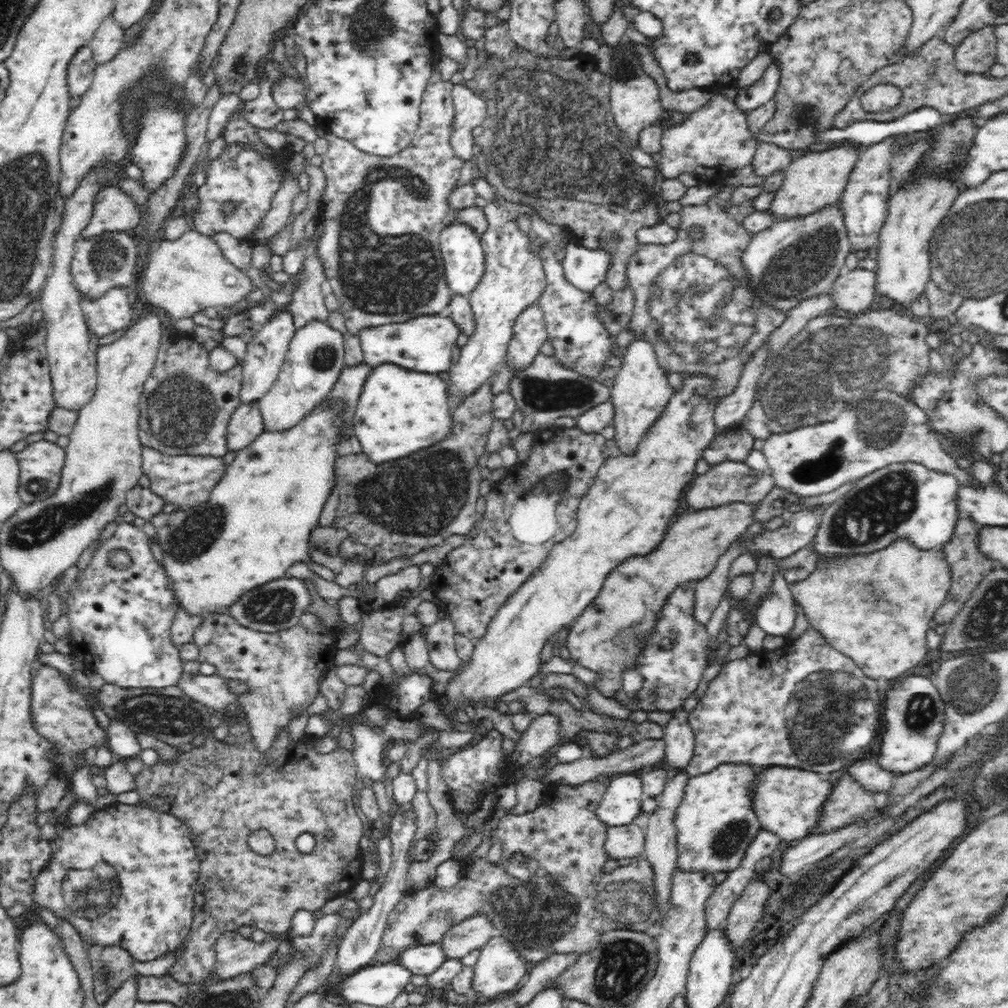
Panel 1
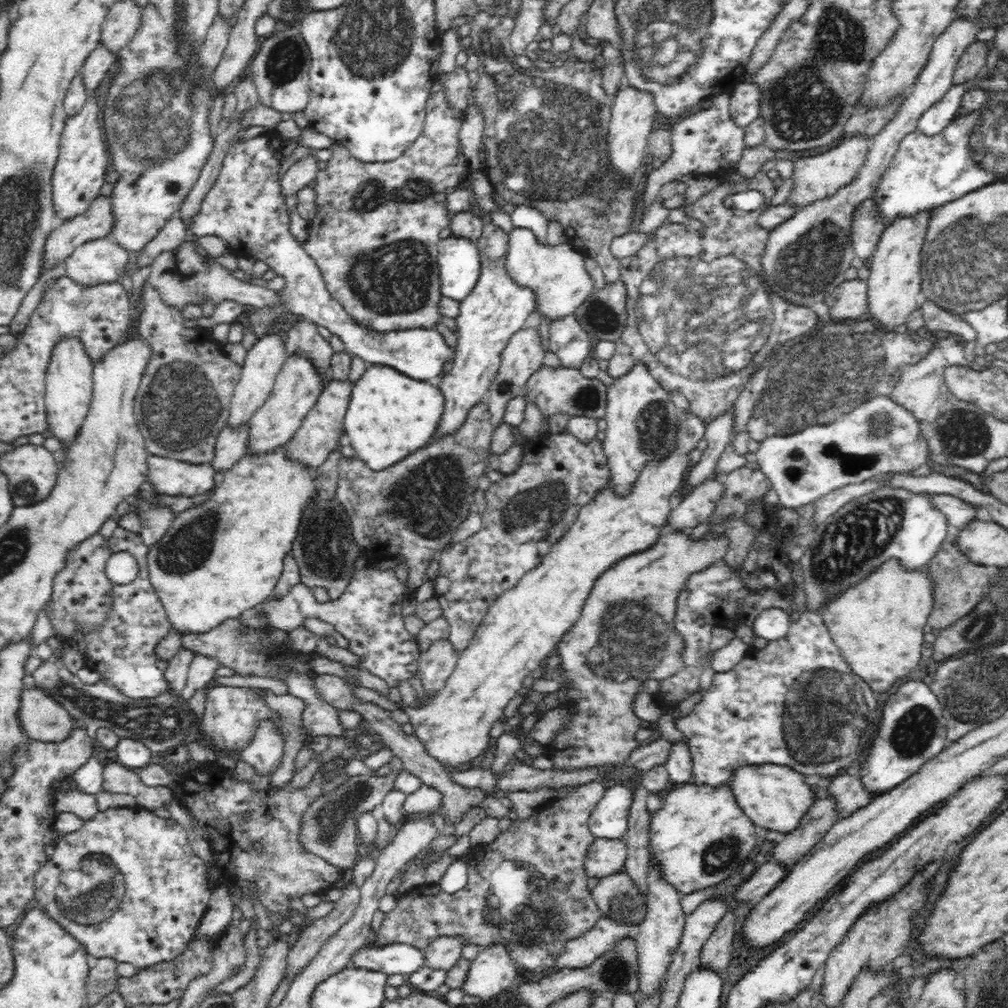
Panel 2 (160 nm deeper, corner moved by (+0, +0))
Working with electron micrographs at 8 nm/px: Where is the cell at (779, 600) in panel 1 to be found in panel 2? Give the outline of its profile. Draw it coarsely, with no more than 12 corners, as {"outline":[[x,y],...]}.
{"outline":[[767,608],[749,630],[774,642],[788,635],[789,611]]}

